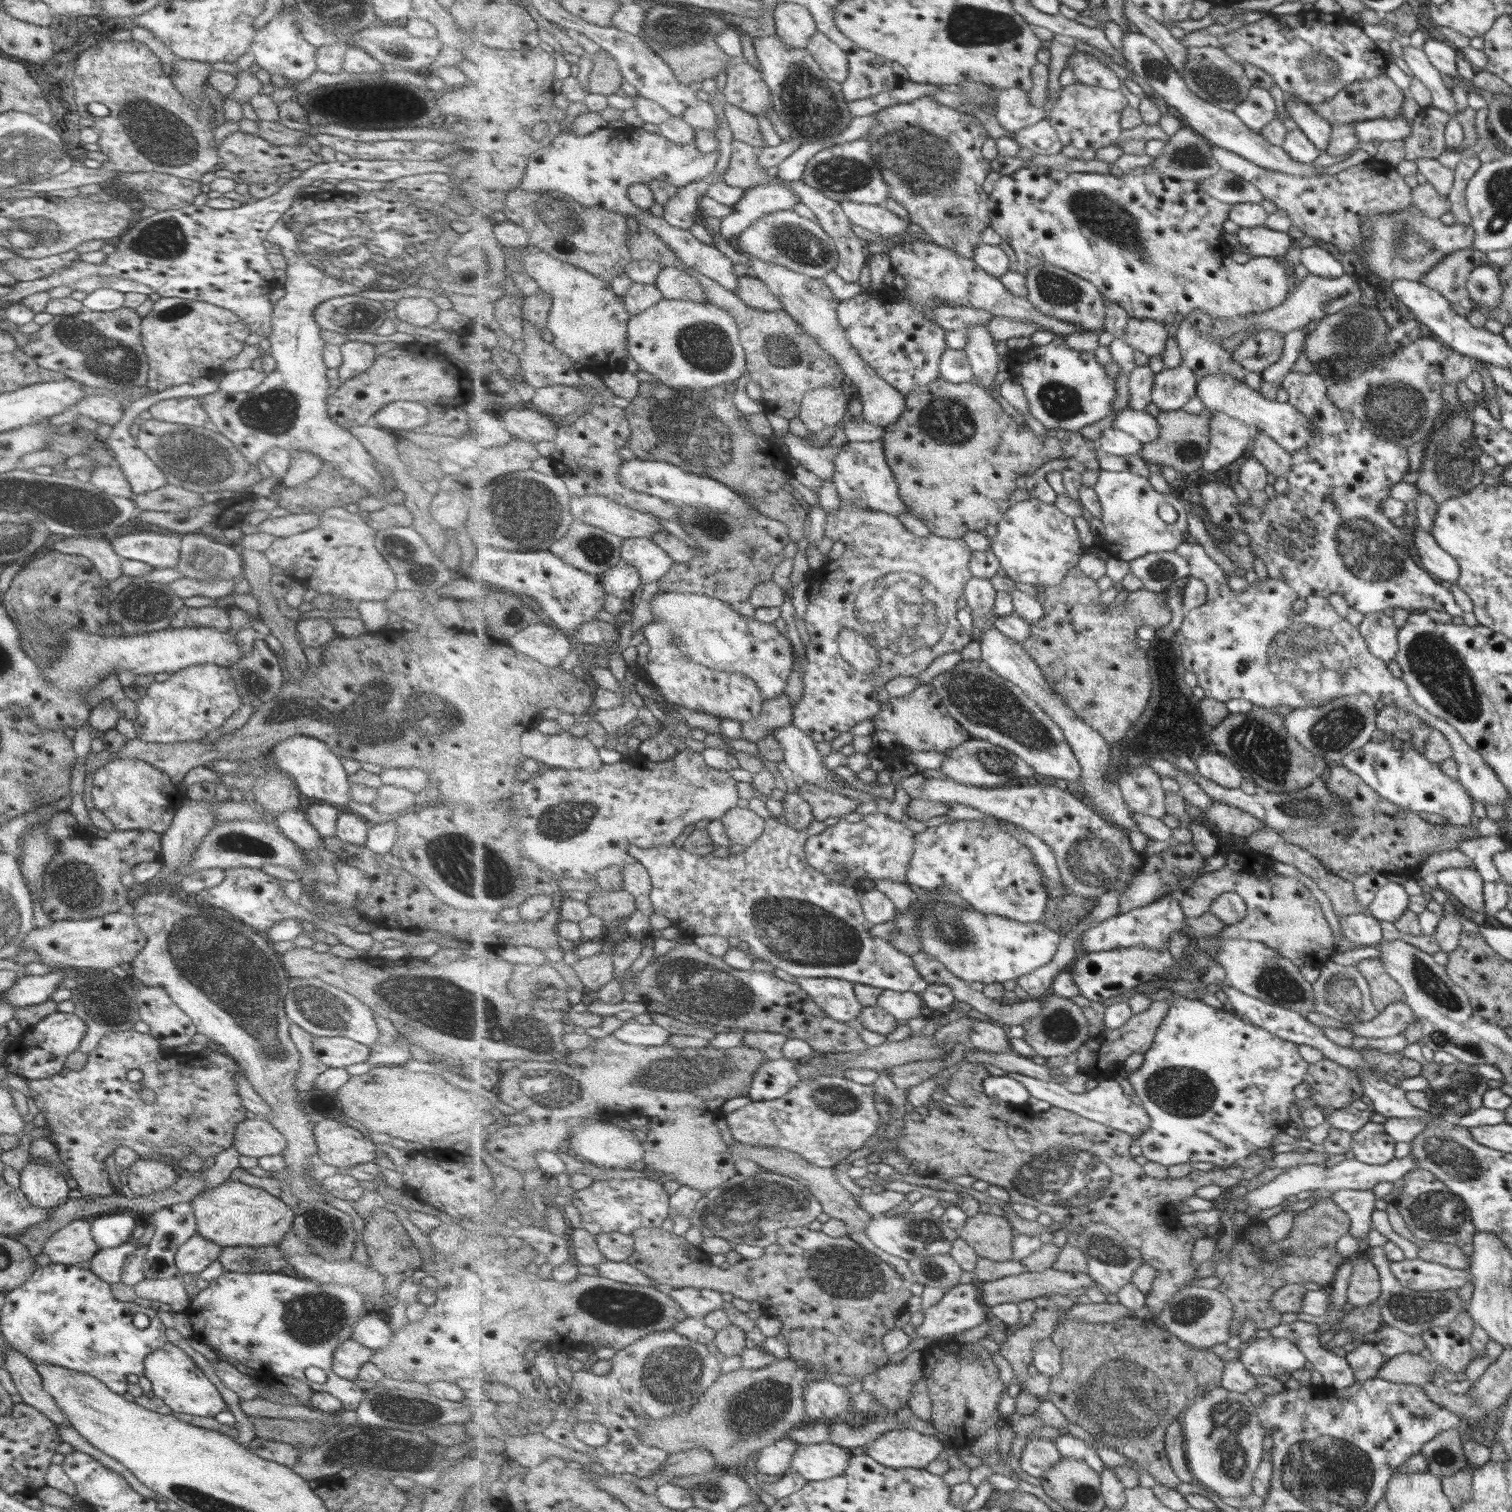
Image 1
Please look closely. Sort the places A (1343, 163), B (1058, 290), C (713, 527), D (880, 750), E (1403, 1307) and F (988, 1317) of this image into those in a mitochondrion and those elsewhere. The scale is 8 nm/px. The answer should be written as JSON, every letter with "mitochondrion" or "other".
{"A":"other","B":"mitochondrion","C":"mitochondrion","D":"other","E":"mitochondrion","F":"other"}

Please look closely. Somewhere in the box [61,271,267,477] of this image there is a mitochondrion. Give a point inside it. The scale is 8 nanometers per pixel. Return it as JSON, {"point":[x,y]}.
{"point":[175,312]}

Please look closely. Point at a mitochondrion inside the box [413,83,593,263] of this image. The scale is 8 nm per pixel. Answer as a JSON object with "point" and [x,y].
{"point":[564,217]}

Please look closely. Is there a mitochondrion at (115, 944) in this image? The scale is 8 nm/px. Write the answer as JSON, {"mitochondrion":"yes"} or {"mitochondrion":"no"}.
{"mitochondrion":"no"}

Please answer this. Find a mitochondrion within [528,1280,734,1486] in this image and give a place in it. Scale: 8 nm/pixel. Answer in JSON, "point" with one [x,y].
{"point":[674,1372]}

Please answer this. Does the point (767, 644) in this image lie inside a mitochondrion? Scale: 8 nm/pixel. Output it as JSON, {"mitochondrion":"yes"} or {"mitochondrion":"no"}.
{"mitochondrion":"no"}

